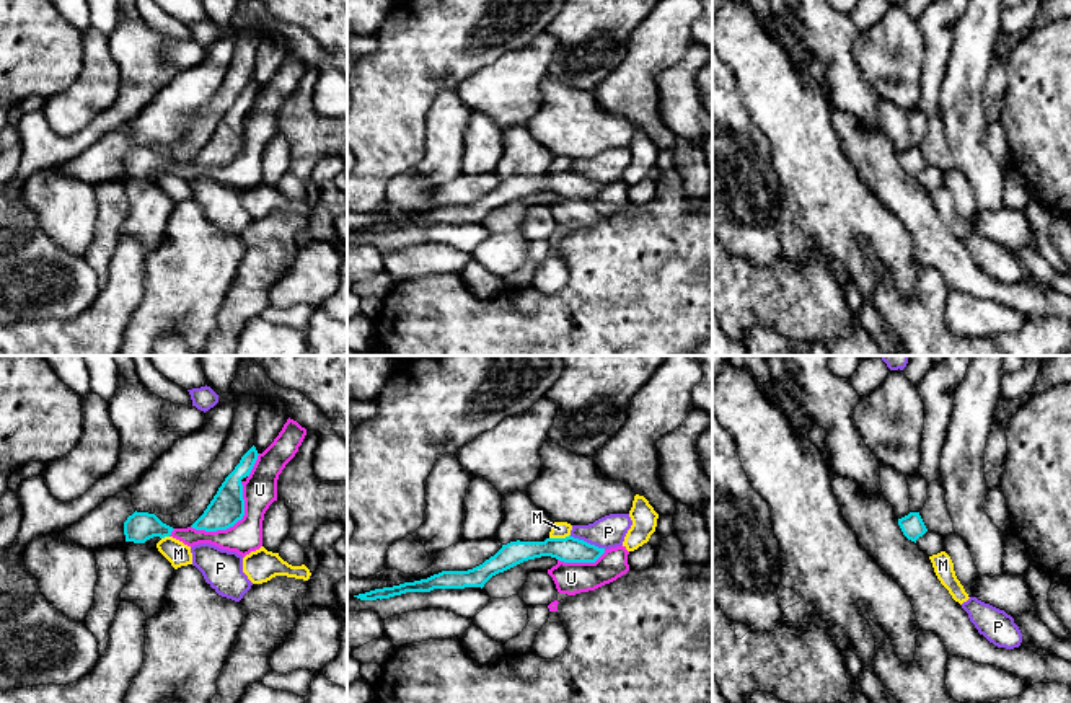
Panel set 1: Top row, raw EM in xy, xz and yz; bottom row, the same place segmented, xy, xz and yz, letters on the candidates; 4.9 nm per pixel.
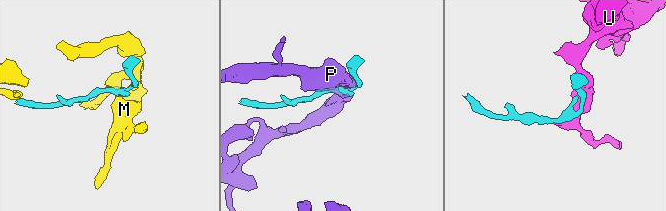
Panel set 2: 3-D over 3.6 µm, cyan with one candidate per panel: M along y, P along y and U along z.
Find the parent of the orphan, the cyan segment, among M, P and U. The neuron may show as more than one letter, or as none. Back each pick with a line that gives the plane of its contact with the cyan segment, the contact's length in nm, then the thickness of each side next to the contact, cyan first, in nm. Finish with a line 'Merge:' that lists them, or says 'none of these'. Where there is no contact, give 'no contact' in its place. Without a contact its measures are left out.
Merge: none of these

